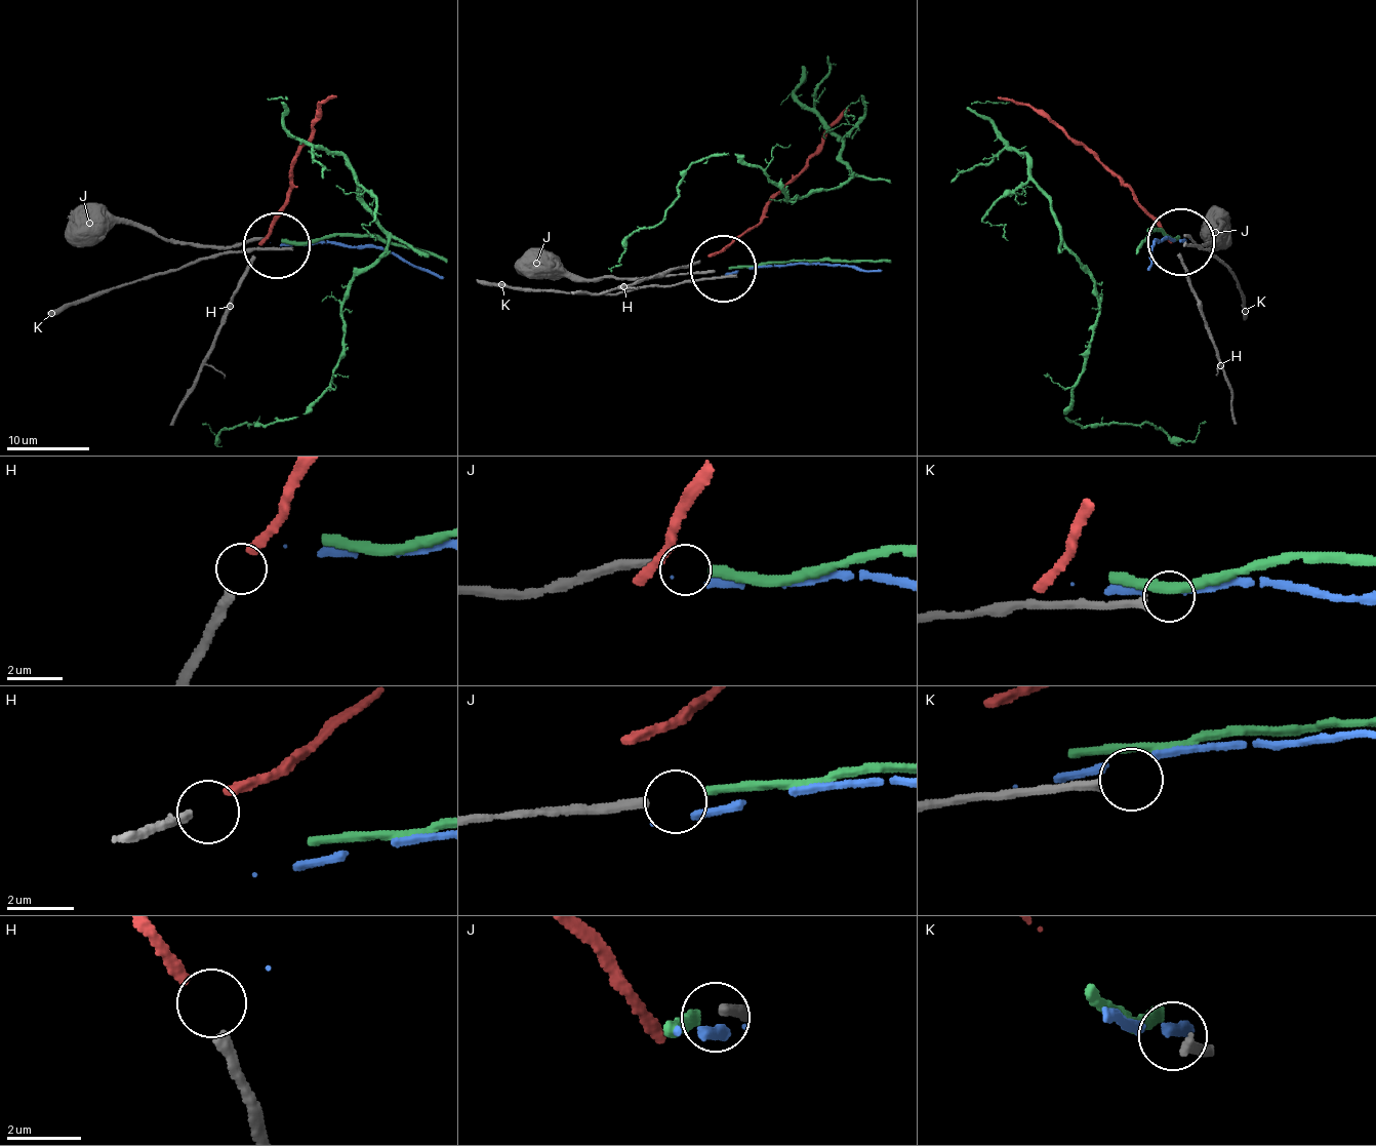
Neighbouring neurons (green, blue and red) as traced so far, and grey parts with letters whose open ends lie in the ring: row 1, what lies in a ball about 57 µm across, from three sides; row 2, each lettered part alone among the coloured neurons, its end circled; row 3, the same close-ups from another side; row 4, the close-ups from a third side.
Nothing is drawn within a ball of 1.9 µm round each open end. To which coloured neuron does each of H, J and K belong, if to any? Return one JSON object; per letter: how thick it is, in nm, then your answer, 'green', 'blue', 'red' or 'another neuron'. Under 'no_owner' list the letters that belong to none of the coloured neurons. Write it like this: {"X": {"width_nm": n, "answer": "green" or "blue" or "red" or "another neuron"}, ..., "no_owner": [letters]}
{"H": {"width_nm": 320, "answer": "red"}, "J": {"width_nm": 280, "answer": "green"}, "K": {"width_nm": 280, "answer": "another neuron"}, "no_owner": ["K"]}

